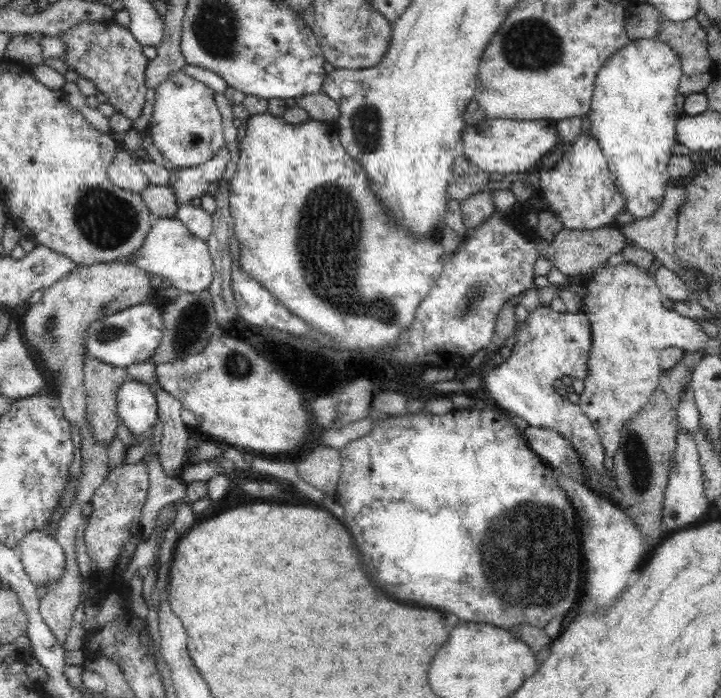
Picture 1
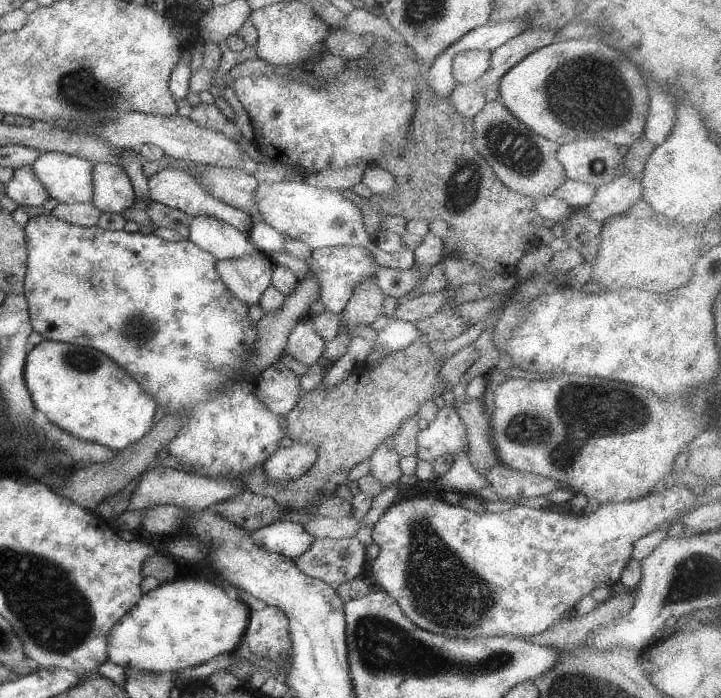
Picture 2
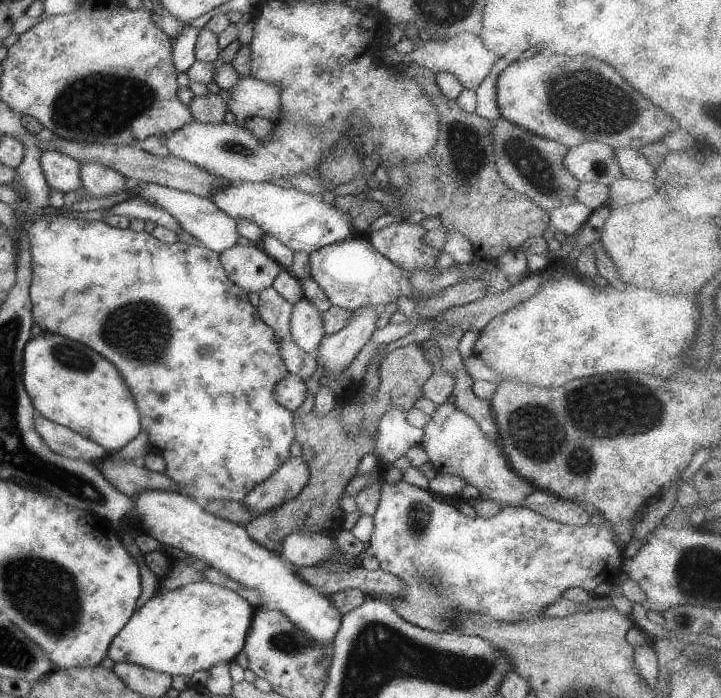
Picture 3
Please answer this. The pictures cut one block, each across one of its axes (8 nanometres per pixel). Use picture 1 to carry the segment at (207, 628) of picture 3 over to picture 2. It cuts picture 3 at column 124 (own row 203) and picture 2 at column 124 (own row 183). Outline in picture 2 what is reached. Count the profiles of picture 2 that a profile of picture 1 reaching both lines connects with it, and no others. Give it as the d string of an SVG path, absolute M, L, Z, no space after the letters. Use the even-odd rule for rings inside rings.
M178 577L160 583L108 632L108 661L126 670L177 675L219 654L235 653L250 613L247 604L230 599L224 589L206 580Z

